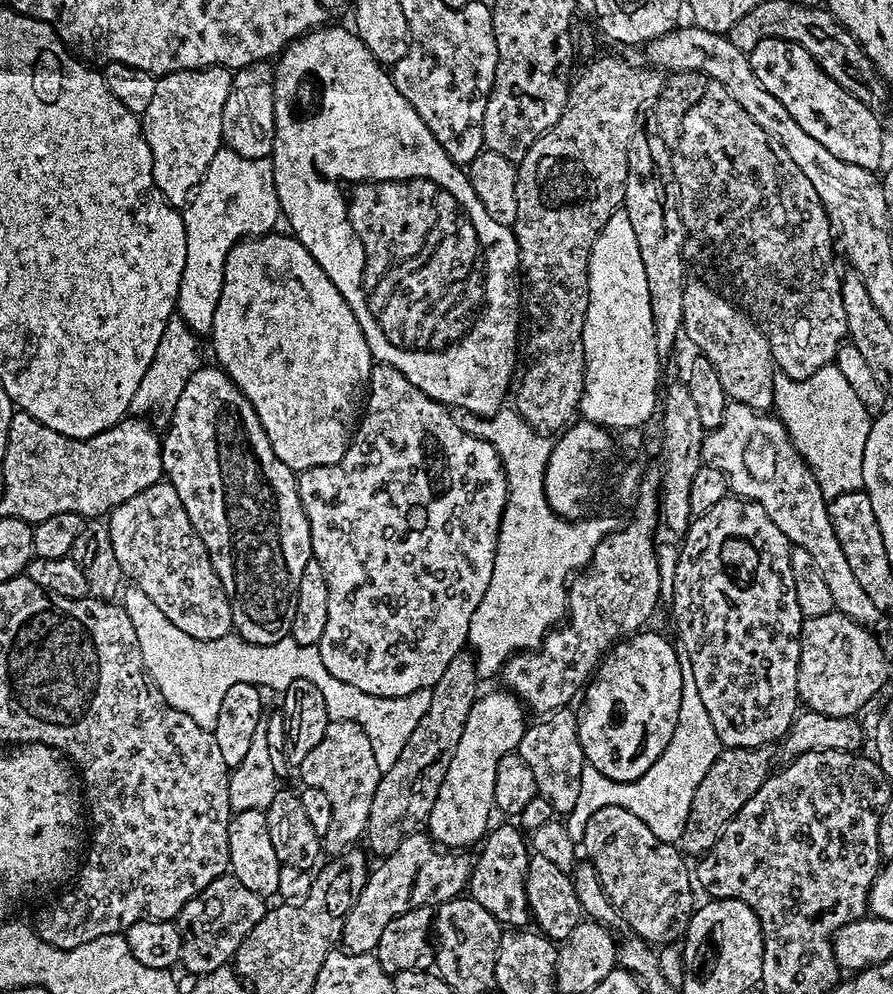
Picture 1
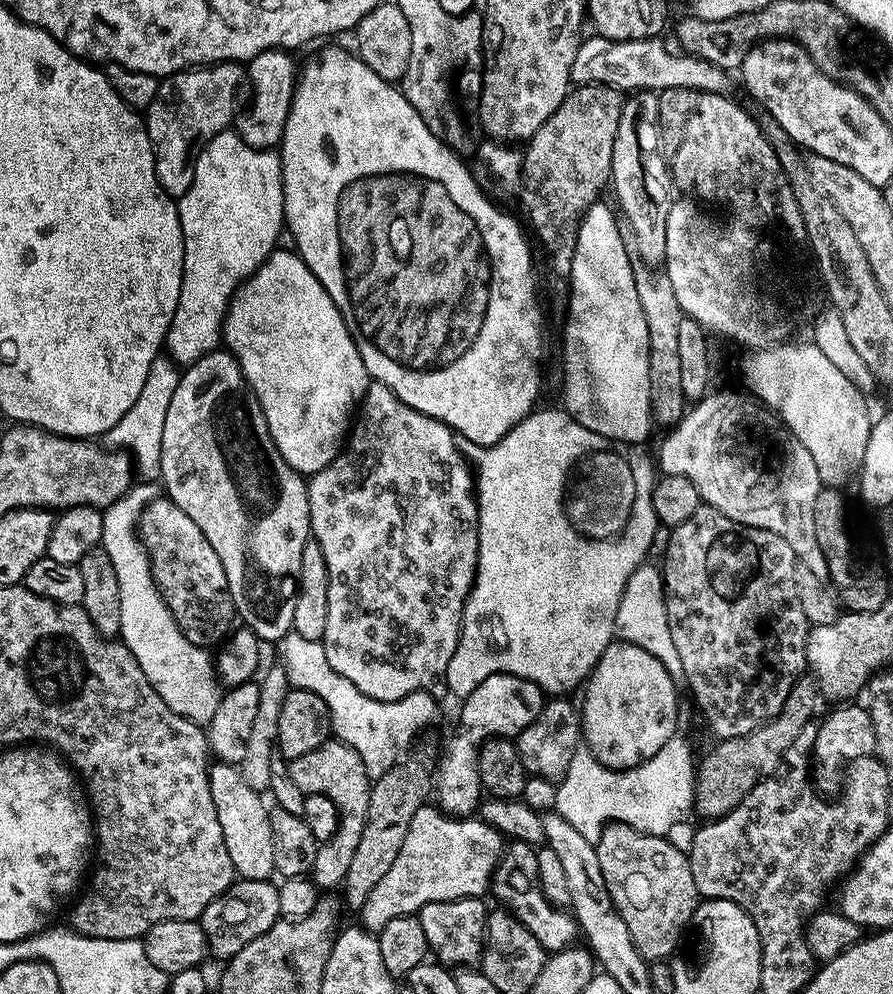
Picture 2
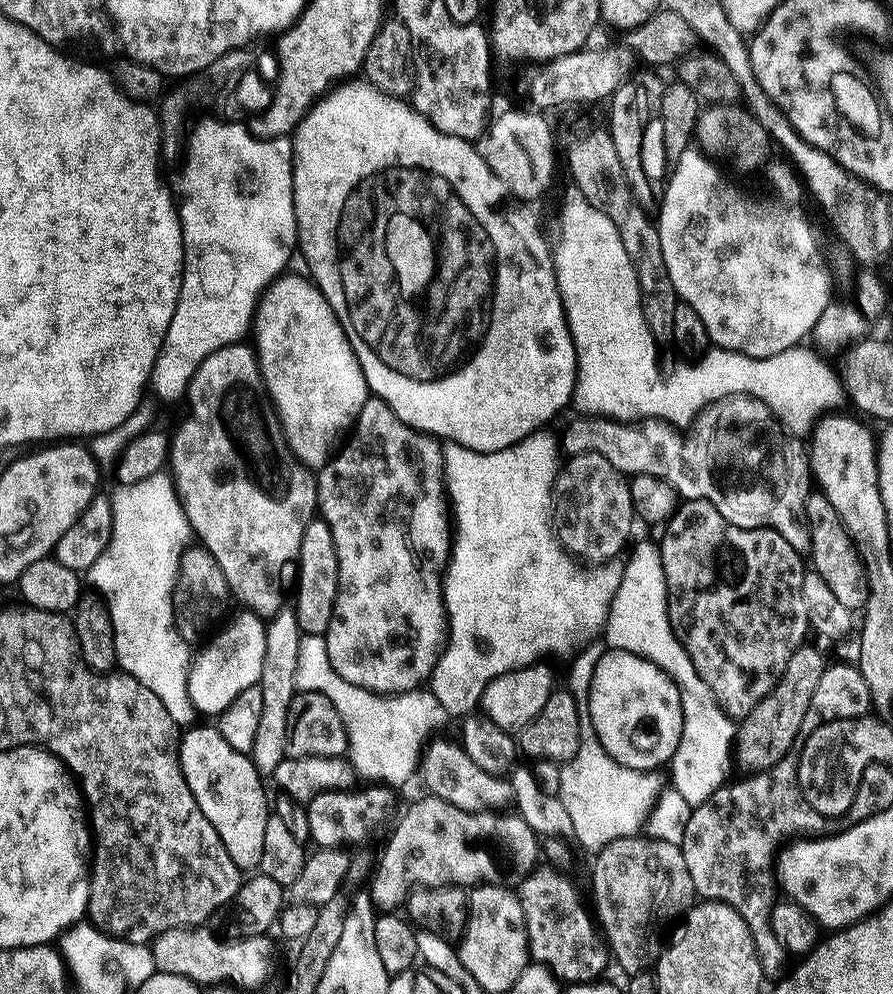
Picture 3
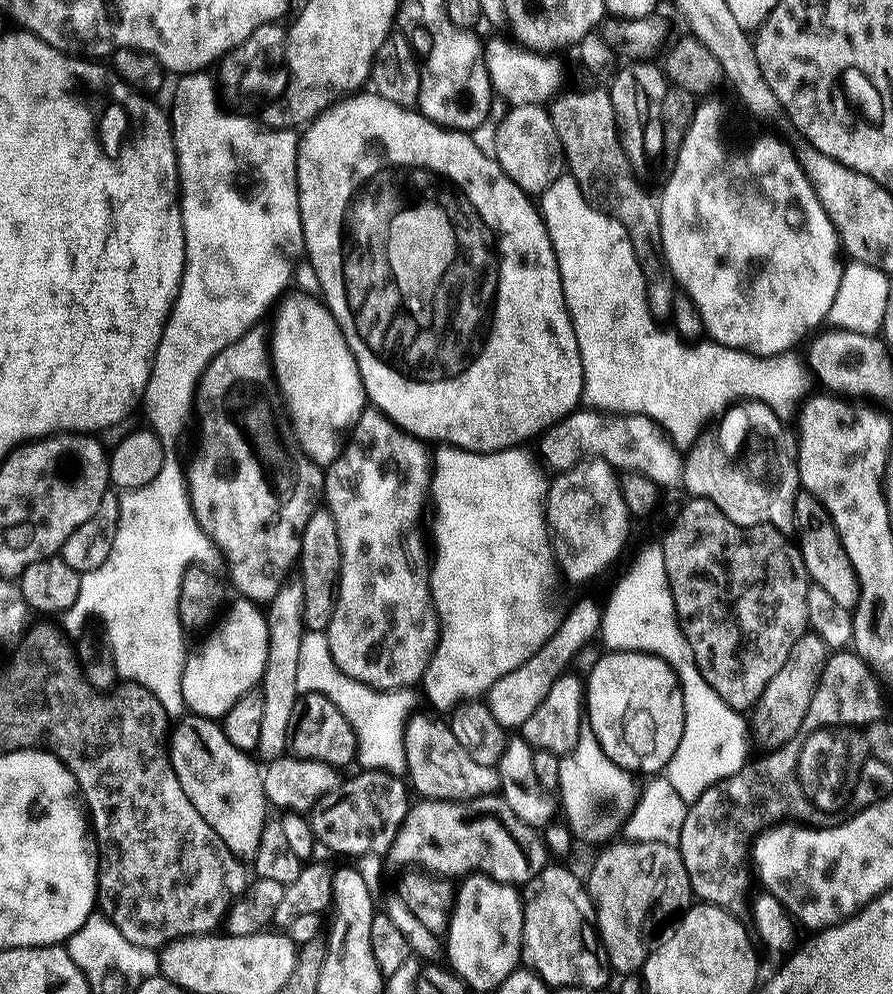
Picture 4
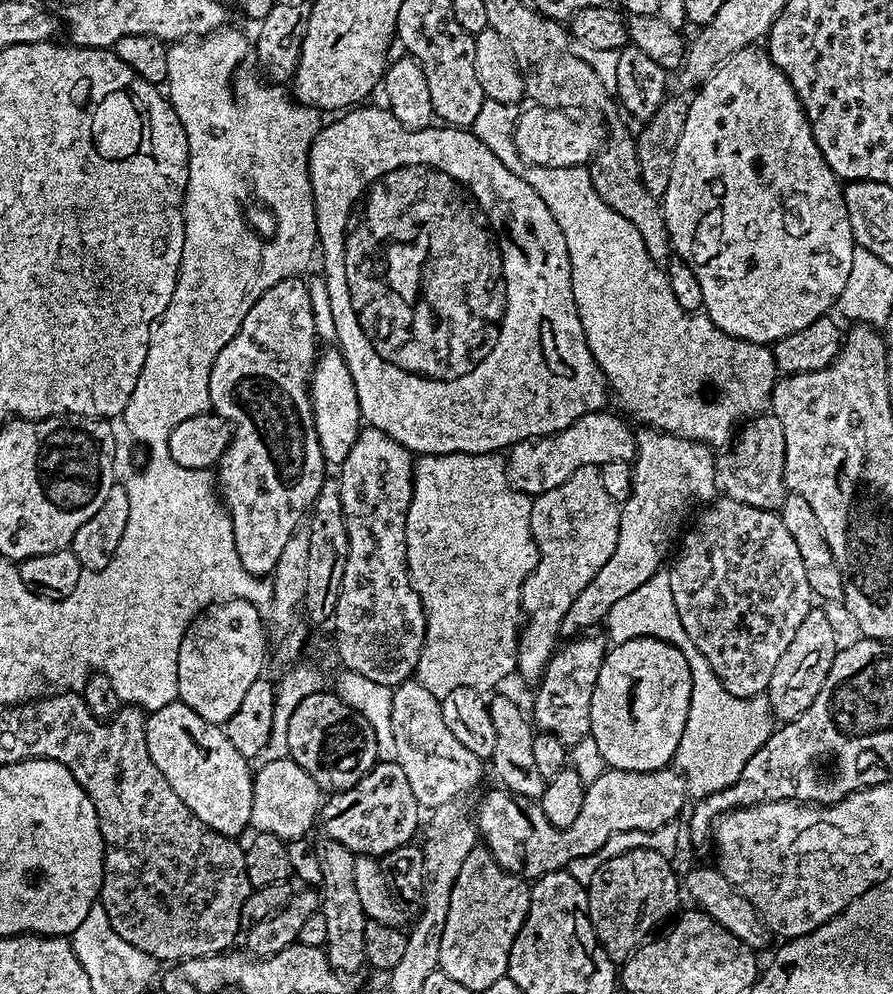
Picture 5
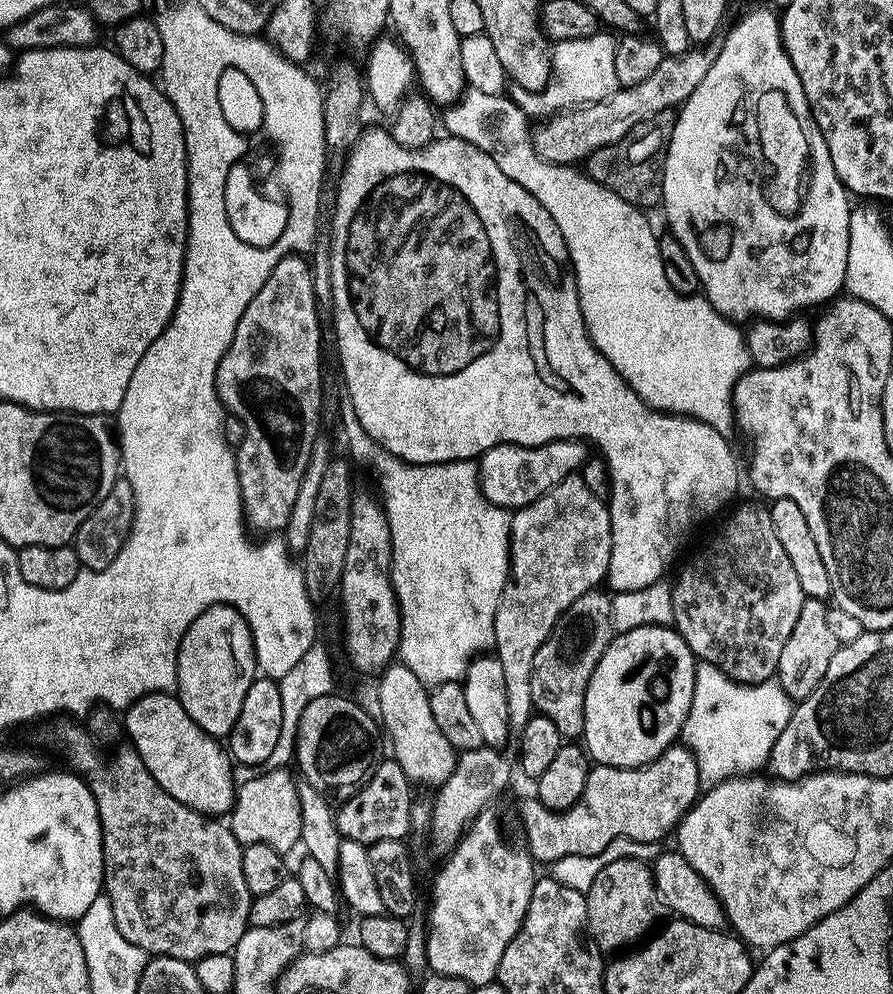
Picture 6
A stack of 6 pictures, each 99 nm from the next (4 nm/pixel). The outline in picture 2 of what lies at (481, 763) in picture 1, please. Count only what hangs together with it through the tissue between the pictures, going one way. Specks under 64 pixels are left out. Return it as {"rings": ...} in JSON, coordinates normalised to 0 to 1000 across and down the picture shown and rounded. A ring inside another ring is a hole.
{"rings":[[[553,678],[549,682],[544,682],[544,686],[540,686],[524,700],[518,701],[515,712],[515,733],[506,740],[506,745],[502,748],[502,758],[496,758],[495,768],[490,773],[490,806],[492,812],[501,817],[504,821],[513,821],[524,823],[536,814],[540,808],[540,790],[536,779],[536,759],[538,753],[542,745],[551,741],[577,742],[581,740],[585,733],[594,730],[594,726],[598,726],[598,722],[602,722],[602,718],[609,712],[611,707],[611,698],[598,686],[594,686],[589,682],[580,682],[576,678]]]}

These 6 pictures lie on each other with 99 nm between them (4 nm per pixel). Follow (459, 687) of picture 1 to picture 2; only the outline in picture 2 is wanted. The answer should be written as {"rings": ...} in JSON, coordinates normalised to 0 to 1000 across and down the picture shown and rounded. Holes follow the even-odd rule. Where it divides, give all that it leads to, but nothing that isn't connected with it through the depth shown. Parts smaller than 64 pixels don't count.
{"rings":[[[468,753],[432,779],[420,782],[414,795],[414,811],[410,815],[410,831],[405,835],[405,844],[396,854],[396,864],[387,874],[383,890],[384,912],[389,916],[391,913],[394,920],[402,919],[414,895],[423,891],[423,886],[434,878],[441,863],[446,863],[455,835],[459,835],[459,823],[464,823],[470,812],[485,804],[486,786],[490,781],[490,757],[488,761],[484,753]]]}

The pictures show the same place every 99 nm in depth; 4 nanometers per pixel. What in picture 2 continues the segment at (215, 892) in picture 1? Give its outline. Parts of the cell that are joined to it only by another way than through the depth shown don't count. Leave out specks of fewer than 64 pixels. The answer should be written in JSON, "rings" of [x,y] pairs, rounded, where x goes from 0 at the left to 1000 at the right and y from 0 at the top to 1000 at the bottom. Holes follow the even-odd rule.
{"rings":[[[265,884],[254,897],[250,897],[231,915],[226,915],[222,927],[228,937],[231,954],[246,965],[254,968],[259,962],[267,960],[275,948],[284,948],[289,940],[298,940],[309,927],[315,925],[311,911],[311,892],[305,885],[271,885]]]}

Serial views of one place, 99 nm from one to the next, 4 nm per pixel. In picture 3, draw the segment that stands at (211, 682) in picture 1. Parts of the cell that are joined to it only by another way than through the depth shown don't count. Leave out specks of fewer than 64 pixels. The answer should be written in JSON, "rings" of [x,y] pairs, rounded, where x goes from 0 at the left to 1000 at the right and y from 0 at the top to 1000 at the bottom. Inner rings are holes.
{"rings":[[[176,477],[148,488],[135,487],[130,493],[123,499],[128,517],[123,545],[111,568],[99,572],[96,579],[105,584],[115,601],[125,600],[120,609],[128,630],[131,669],[181,700],[181,710],[197,728],[211,730],[222,720],[211,697],[211,673],[217,660],[211,657],[212,645],[202,641],[193,611],[200,557],[213,541],[211,522],[191,478]],[[337,639],[334,646],[334,674],[331,691],[338,696],[365,698],[374,706],[374,714],[383,722],[390,739],[390,757],[400,782],[431,791],[452,789],[468,777],[471,760],[482,741],[504,724],[495,714],[495,706],[486,702],[483,694],[462,694],[447,698],[427,698],[387,686],[374,670],[370,670],[370,658],[362,640]]]}

